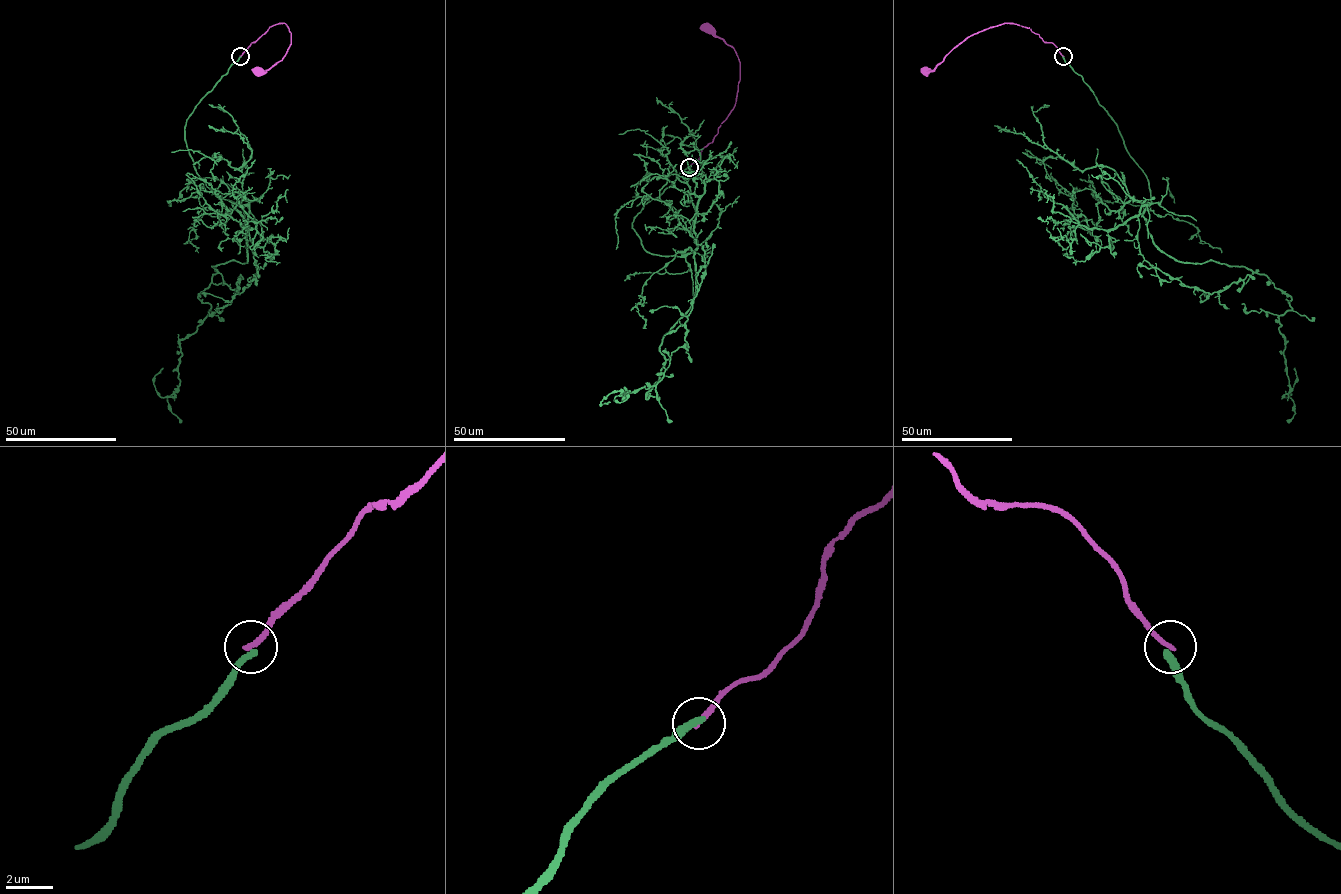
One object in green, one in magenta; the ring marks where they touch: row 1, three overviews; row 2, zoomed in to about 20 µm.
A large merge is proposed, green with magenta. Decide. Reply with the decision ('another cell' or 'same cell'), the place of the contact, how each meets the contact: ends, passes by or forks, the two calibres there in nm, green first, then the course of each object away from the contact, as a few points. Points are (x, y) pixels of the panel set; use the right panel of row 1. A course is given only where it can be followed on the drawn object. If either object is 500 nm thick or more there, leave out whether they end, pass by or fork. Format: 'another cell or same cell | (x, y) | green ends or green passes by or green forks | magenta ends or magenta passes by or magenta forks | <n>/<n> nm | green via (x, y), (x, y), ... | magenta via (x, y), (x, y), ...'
another cell | (1063, 56) | green ends | magenta ends | 300/240 nm | green via (1063, 56), (1148, 181), (1153, 242), (1182, 262), (1245, 266), (1290, 297), (1278, 317), (1283, 396), (1294, 368) | magenta via (1063, 56), (1053, 44), (1045, 42), (1030, 28), (1004, 23), (968, 36), (932, 71), (926, 71)

